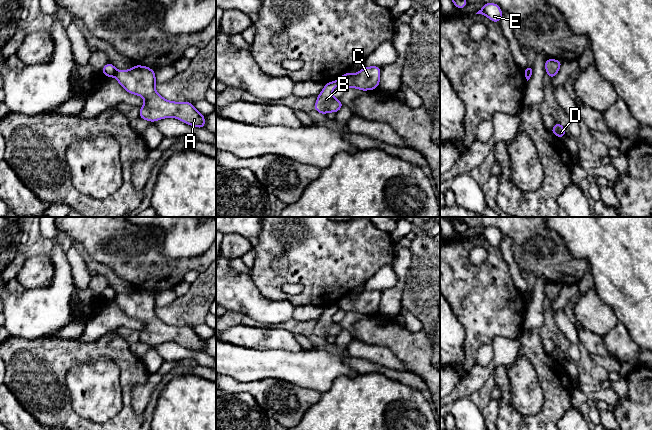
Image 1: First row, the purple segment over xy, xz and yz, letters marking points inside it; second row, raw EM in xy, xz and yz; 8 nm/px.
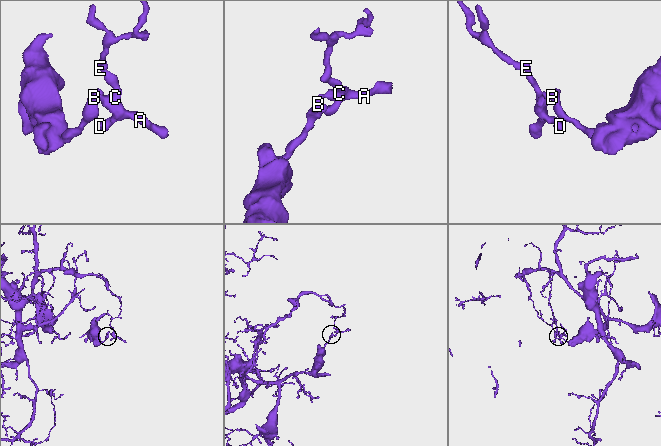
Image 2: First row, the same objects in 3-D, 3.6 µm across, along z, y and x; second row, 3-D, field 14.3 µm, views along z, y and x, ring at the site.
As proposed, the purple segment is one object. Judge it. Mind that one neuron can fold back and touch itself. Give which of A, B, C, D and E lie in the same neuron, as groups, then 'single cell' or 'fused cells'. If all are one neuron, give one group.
A C D E / B | fused cells

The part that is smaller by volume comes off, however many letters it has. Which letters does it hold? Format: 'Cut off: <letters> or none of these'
Cut off: B

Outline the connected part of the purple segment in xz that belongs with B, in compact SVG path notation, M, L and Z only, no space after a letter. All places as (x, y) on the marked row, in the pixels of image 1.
M338 80L331 81L324 85L323 90L317 96L317 101L314 106L315 111L326 115L328 112L336 113L342 108L344 104L332 95L332 91L338 85Z

